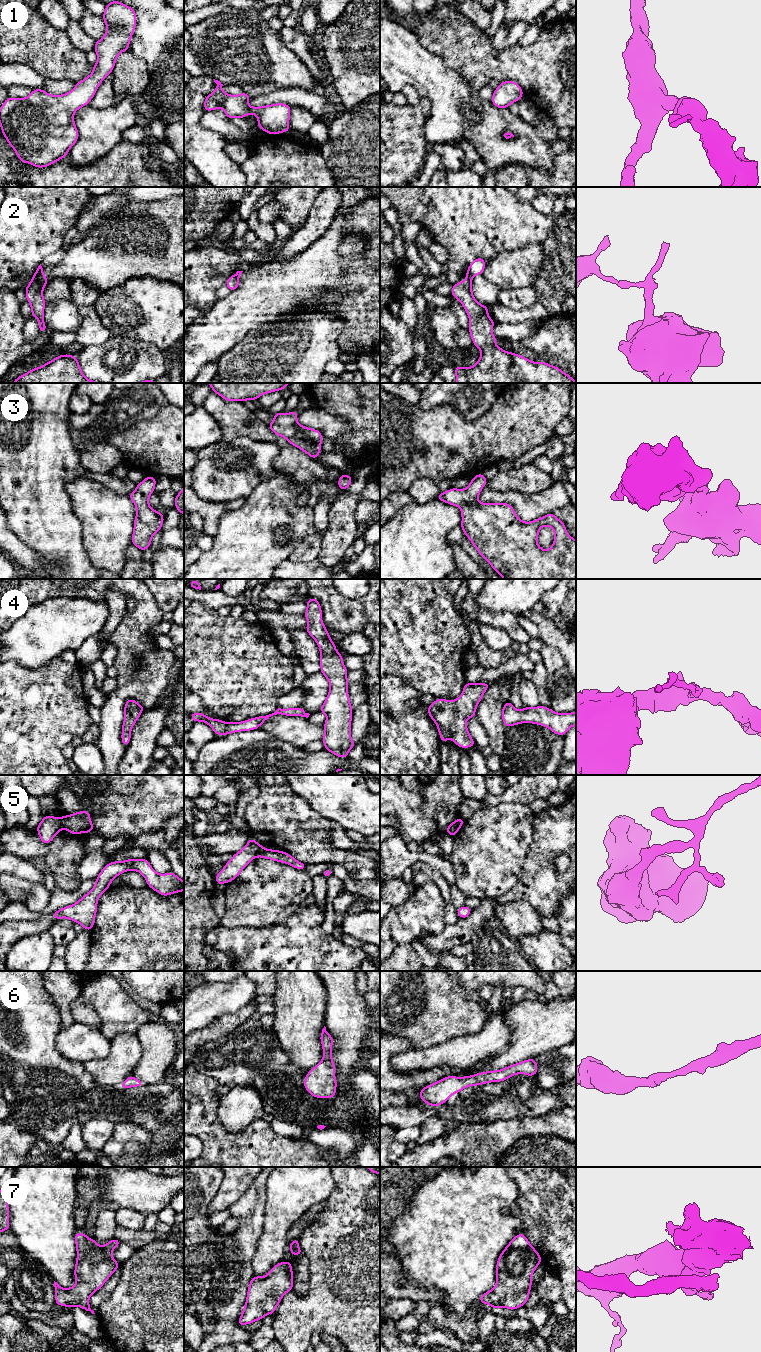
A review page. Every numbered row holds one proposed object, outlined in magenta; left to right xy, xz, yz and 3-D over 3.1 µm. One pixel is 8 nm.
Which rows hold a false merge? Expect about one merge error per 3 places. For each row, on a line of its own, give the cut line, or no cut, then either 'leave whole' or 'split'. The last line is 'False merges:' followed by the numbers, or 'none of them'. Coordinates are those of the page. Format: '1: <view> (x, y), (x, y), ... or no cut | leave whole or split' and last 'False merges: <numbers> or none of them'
1: no cut | leave whole
2: xy (42, 271), (25, 289) | split
3: no cut | leave whole
4: no cut | leave whole
5: xy (60, 817), (63, 828) | split
6: no cut | leave whole
7: no cut | leave whole
False merges: 2, 5

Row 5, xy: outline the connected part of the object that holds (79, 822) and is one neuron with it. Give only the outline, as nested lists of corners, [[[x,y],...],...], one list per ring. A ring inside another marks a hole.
[[[79,811],[61,817],[63,829],[74,835],[90,833],[94,829],[94,825],[90,820],[90,814],[90,811]]]

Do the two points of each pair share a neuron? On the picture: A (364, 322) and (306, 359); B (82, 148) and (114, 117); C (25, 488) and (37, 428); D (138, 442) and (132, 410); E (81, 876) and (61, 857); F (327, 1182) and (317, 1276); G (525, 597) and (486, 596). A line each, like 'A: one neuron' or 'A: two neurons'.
A: two neurons
B: one neuron
C: one neuron
D: two neurons
E: two neurons
F: two neurons
G: one neuron

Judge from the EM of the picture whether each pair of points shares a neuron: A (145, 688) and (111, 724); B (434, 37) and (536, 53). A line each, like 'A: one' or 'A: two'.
A: one
B: one

